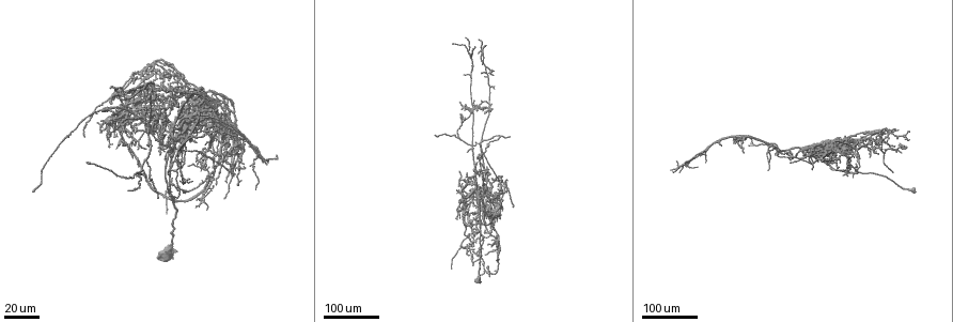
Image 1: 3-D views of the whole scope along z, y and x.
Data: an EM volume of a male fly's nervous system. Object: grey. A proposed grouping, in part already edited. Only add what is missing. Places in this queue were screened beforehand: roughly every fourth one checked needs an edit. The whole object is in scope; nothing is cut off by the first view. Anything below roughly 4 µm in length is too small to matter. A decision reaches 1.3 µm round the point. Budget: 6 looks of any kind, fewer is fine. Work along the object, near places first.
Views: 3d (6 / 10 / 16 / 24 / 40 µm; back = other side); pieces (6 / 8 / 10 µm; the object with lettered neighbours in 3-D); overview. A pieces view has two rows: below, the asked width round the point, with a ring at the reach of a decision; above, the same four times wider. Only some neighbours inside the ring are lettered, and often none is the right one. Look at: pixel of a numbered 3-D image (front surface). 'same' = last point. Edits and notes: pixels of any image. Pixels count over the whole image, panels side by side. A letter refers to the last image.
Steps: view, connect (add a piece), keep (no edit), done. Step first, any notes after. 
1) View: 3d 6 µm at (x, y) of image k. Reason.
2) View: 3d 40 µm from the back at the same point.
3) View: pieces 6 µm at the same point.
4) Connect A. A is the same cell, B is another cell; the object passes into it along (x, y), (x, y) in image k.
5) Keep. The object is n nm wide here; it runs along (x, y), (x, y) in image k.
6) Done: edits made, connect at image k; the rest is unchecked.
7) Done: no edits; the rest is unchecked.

View: 3d 24 µm at (704, 160) of image 1. Branch stops here.

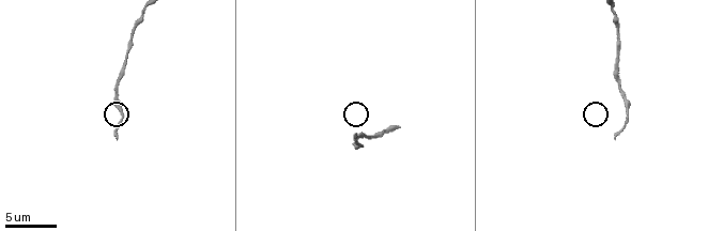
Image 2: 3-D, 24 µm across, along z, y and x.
View: pieces 10 µm at (116, 137) of image 2. See the neighbours.

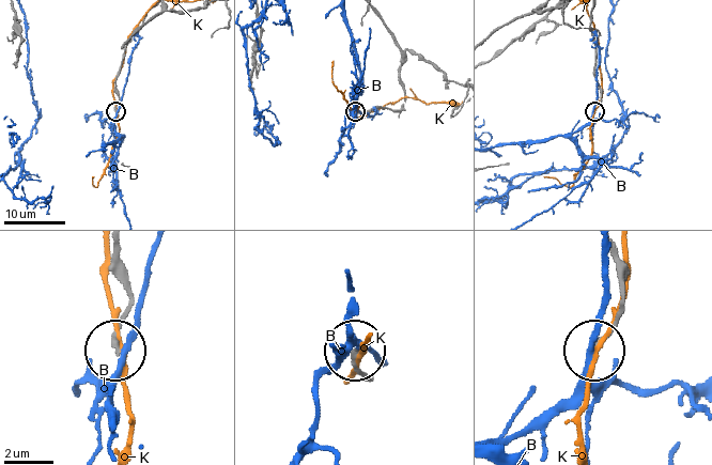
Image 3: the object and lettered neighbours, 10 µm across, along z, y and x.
Keep. The object is 200 nm wide here; B and K are other cells; it runs along (591, 21), (600, 91), (594, 110) in image 3; no lettered piece goes on from it.

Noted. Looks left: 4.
View: 3d 24 µm at (472, 146) of image 1. Branch stops here.

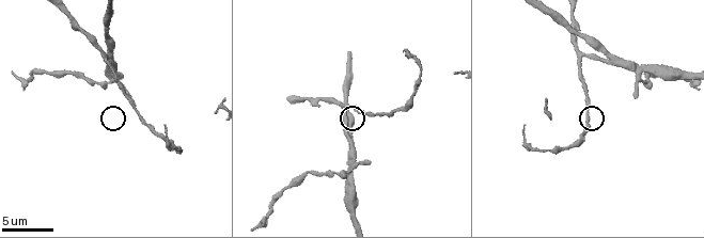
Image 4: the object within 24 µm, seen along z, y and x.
View: pieces 8 µm at (634, 98) of image 4. What lies round it.

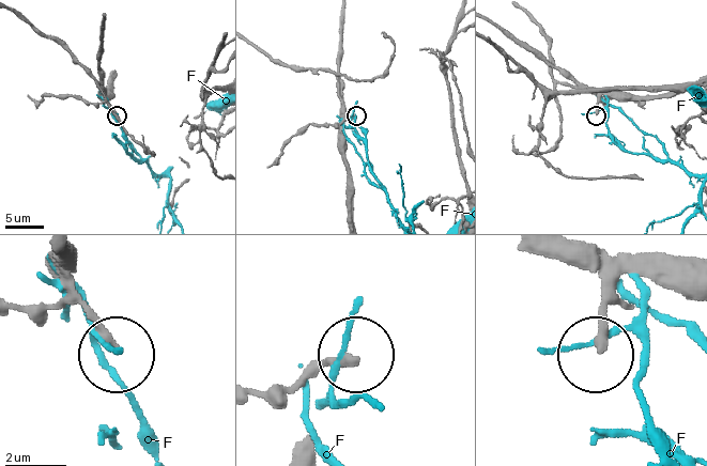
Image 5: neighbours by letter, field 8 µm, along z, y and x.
Keep. The object is 290 nm wide here; F is another cell; no lettered piece goes on from it.

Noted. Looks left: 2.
View: 3d 40 µm at (457, 211) of image 1. Long arm stops here.

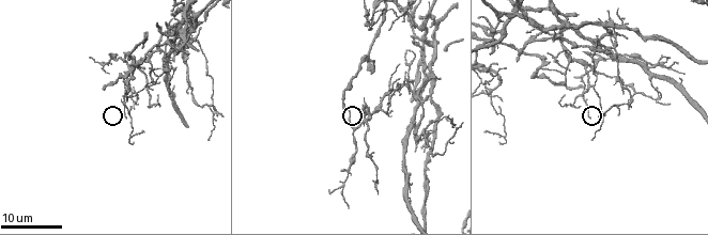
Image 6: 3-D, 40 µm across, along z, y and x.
View: pieces 8 µm at (343, 110) of image 6.

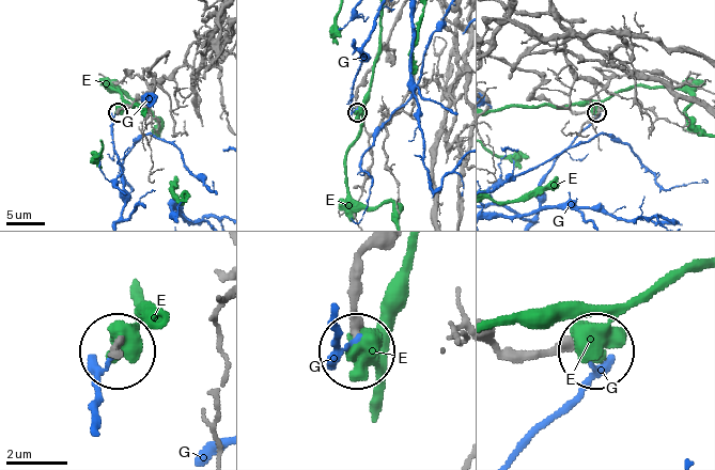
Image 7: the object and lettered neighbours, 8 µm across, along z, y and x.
Keep. E and G are other cells; it runs along (500, 350), (589, 353) in image 7; none of them fits.

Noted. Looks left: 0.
Done: no edits; the rest is unchecked.

